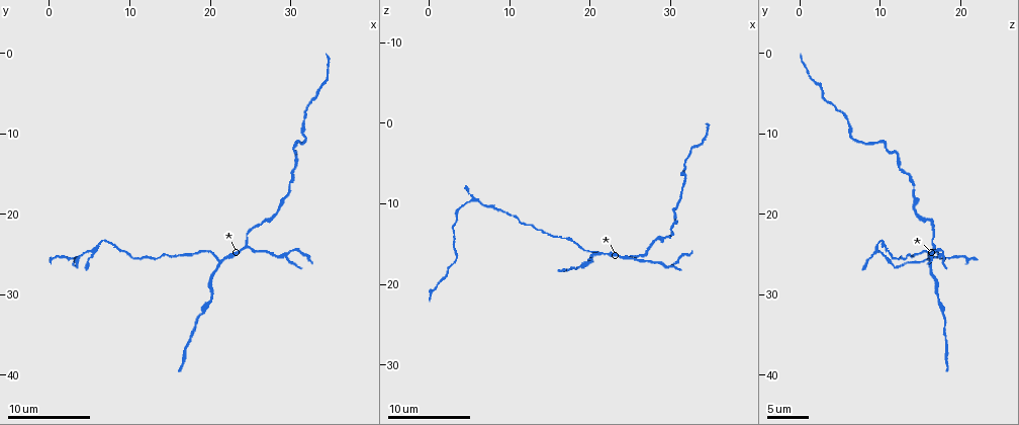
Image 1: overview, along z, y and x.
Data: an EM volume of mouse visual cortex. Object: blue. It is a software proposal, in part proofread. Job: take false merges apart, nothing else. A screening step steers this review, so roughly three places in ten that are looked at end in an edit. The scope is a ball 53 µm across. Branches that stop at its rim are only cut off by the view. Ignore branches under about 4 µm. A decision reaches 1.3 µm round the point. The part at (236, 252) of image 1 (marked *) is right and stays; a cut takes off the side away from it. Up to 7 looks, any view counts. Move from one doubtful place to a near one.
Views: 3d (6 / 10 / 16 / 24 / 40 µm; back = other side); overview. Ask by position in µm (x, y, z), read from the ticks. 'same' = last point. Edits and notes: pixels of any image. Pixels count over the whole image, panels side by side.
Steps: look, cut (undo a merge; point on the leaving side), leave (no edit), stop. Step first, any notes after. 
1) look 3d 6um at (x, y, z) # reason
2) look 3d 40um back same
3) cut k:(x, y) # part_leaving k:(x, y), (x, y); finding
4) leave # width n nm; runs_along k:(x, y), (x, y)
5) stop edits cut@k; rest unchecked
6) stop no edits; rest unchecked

look 3d 10um at (21.4, 26.0, 16.4)

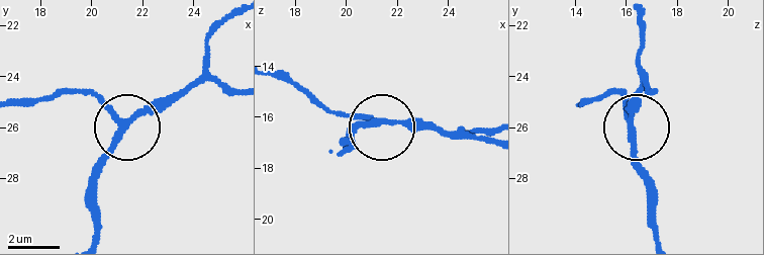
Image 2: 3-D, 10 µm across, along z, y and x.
leave # width 220 nm; runs_along 2:(636, 94), (640, 177); continuous, no second neuron

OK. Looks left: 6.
look 3d 16um at (30.2, 24.8, 17.8) # narrows sharply

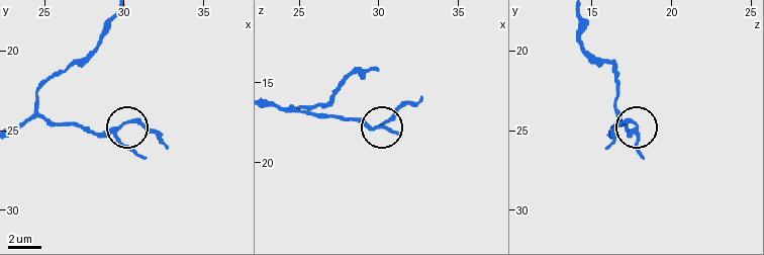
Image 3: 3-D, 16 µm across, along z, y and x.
leave # arms 3; runs_along 3:(16, 125), (43, 117), (100, 134), (133, 121), (152, 129); all the same neuron

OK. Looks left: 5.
look 3d 10um at (7.0, 23.4, 10.0)

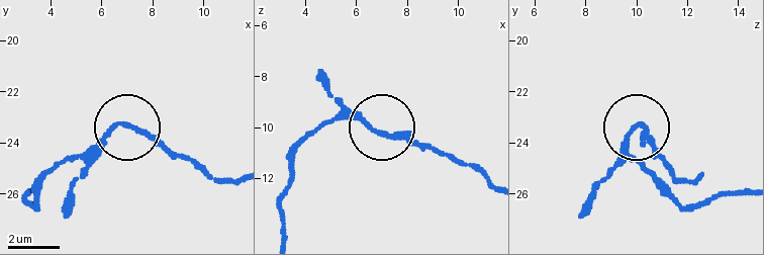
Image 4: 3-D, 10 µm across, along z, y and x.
leave # all the same neuron

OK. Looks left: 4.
stop no edits; rest unchecked

